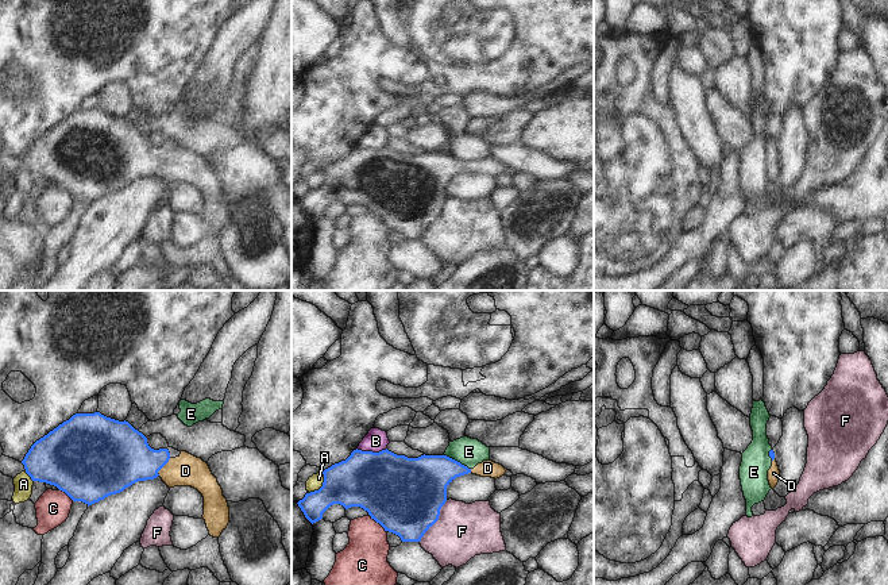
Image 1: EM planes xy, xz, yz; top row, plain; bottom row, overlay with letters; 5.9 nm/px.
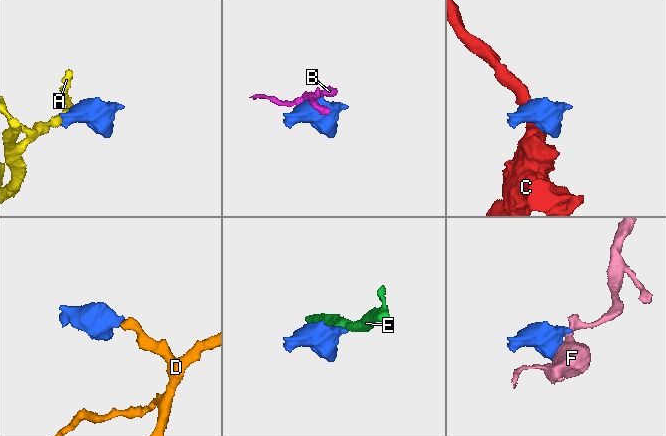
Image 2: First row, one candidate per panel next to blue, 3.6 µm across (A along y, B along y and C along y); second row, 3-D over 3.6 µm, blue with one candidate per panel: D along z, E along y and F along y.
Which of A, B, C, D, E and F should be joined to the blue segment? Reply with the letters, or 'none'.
D

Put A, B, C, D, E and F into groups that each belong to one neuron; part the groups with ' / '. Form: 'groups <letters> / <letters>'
groups A / B / C / D / E / F

